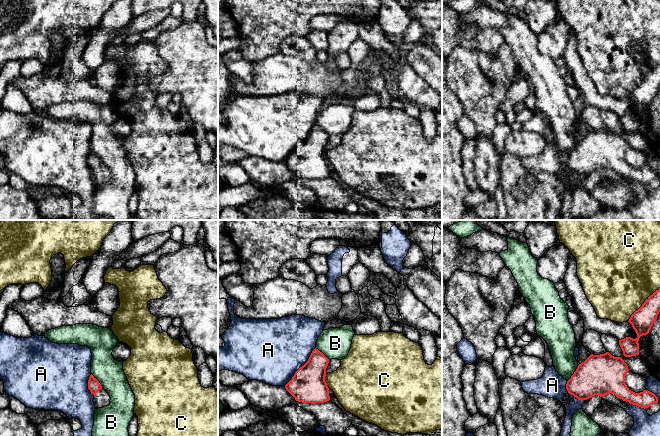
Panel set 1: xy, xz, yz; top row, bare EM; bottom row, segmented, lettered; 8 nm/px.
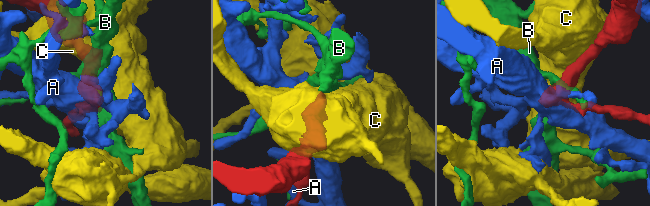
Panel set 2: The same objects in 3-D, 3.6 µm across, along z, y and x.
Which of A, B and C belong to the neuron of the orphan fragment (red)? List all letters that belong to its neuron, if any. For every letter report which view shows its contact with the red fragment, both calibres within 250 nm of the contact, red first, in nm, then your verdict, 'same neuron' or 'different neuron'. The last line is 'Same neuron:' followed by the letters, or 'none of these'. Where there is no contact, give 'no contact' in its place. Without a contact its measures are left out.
A: xz | 280/480 nm | different neuron
B: xy | 100/220 nm | different neuron
C: yz | 180/500 nm | different neuron
Same neuron: none of these

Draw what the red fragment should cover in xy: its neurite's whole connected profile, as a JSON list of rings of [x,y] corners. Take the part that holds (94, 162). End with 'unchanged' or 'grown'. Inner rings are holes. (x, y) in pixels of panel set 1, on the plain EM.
[[[91,150],[88,156],[88,165],[91,170],[94,171],[93,178],[95,184],[102,184],[110,180],[110,172],[106,166],[104,166],[99,157]]] | grown

